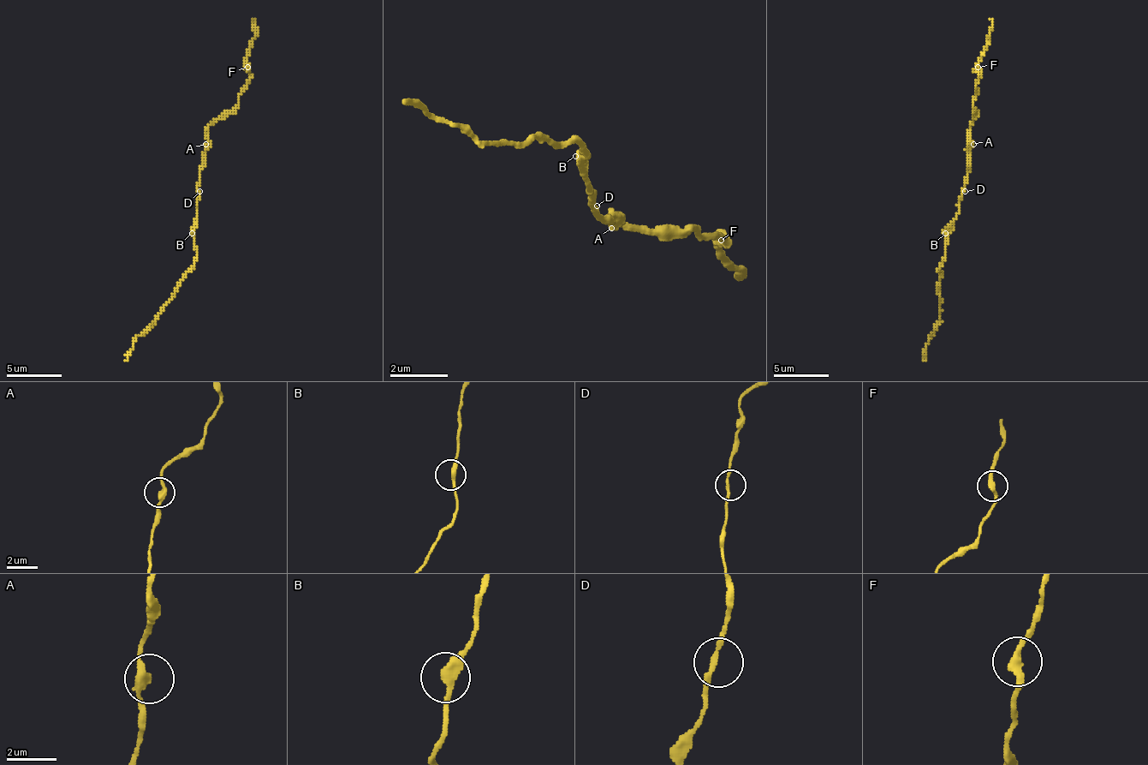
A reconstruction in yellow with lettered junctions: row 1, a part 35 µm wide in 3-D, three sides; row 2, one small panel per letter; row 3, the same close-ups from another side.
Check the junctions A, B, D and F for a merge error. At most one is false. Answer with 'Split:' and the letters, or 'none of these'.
Split: none of these

